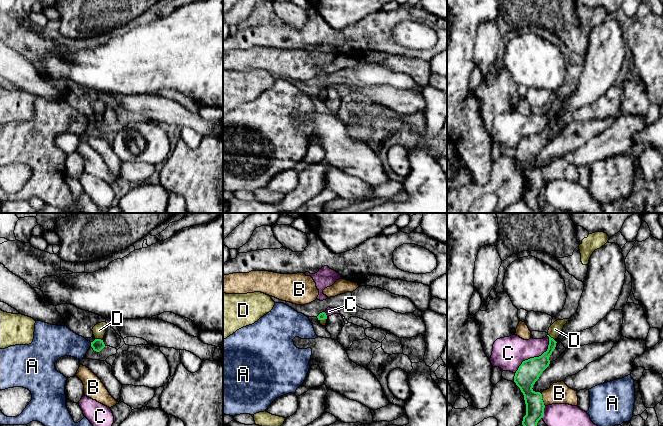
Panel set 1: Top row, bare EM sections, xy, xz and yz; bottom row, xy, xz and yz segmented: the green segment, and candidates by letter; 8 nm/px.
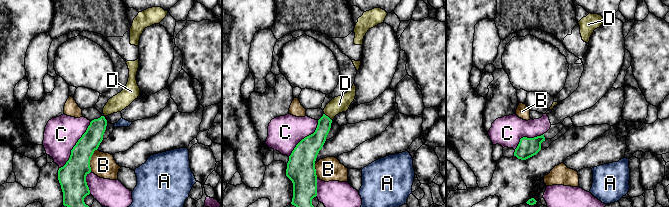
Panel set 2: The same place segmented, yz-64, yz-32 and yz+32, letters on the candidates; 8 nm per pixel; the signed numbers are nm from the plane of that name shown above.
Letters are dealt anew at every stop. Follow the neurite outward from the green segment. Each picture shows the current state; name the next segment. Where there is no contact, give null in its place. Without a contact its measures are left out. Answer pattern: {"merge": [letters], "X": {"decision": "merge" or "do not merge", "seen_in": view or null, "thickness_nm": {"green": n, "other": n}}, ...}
{"merge": ["D"], "A": {"decision": "do not merge", "seen_in": "xy", "thickness_nm": {"green": 90, "other": 240}}, "B": {"decision": "do not merge", "seen_in": "yz", "thickness_nm": {"green": 180, "other": 180}}, "C": {"decision": "do not merge", "seen_in": "yz", "thickness_nm": {"green": 180, "other": 260}}, "D": {"decision": "merge", "seen_in": "xy", "thickness_nm": {"green": 90, "other": 110}}}

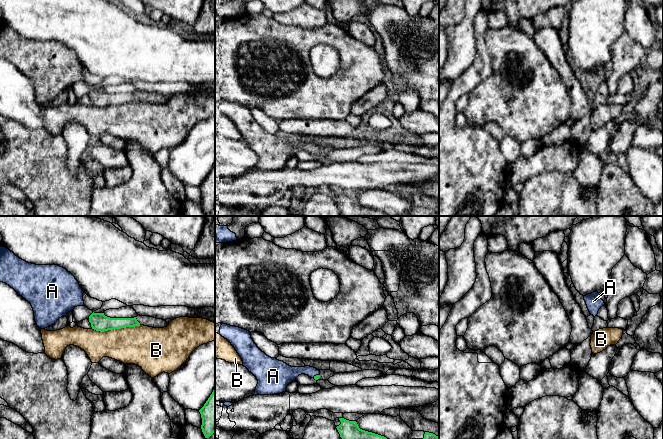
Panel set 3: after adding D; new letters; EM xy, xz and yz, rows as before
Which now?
{"merge": ["A"], "A": {"decision": "merge", "seen_in": "xz", "thickness_nm": {"green": 40, "other": 160}}, "B": {"decision": "do not merge", "seen_in": "xy", "thickness_nm": {"green": 140, "other": 320}}}

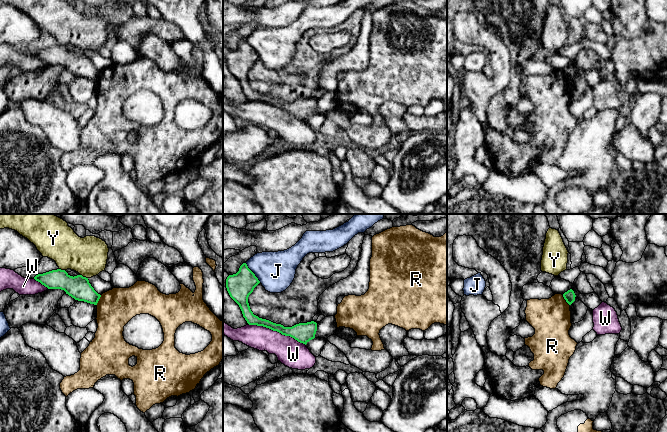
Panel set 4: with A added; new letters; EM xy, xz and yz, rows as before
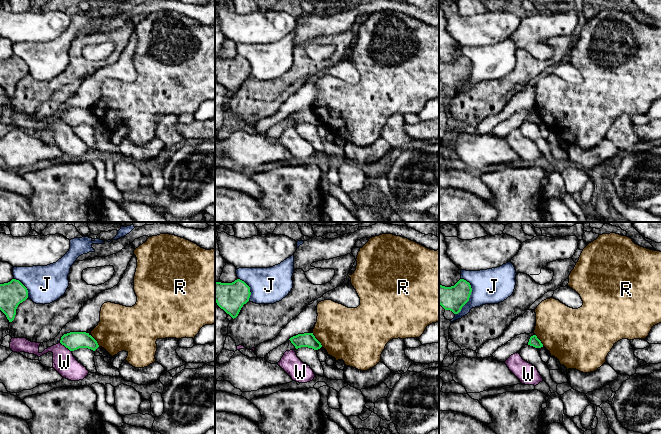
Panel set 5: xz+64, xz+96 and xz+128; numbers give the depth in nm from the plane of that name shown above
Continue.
{"merge": [], "J": {"decision": "do not merge", "seen_in": "xz", "thickness_nm": {"green": 200, "other": 300}}, "R": {"decision": "do not merge", "seen_in": "xy", "thickness_nm": {"green": 190, "other": 300}}, "W": {"decision": "do not merge", "seen_in": "xz", "thickness_nm": {"green": 160, "other": 220}}, "Y": {"decision": "do not merge", "seen_in": "xy", "thickness_nm": {"green": 190, "other": 300}}}

